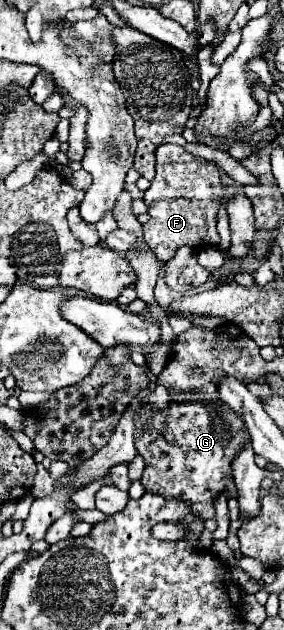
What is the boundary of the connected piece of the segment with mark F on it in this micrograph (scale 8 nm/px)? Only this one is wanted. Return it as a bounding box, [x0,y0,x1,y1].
[144,144,224,261]

